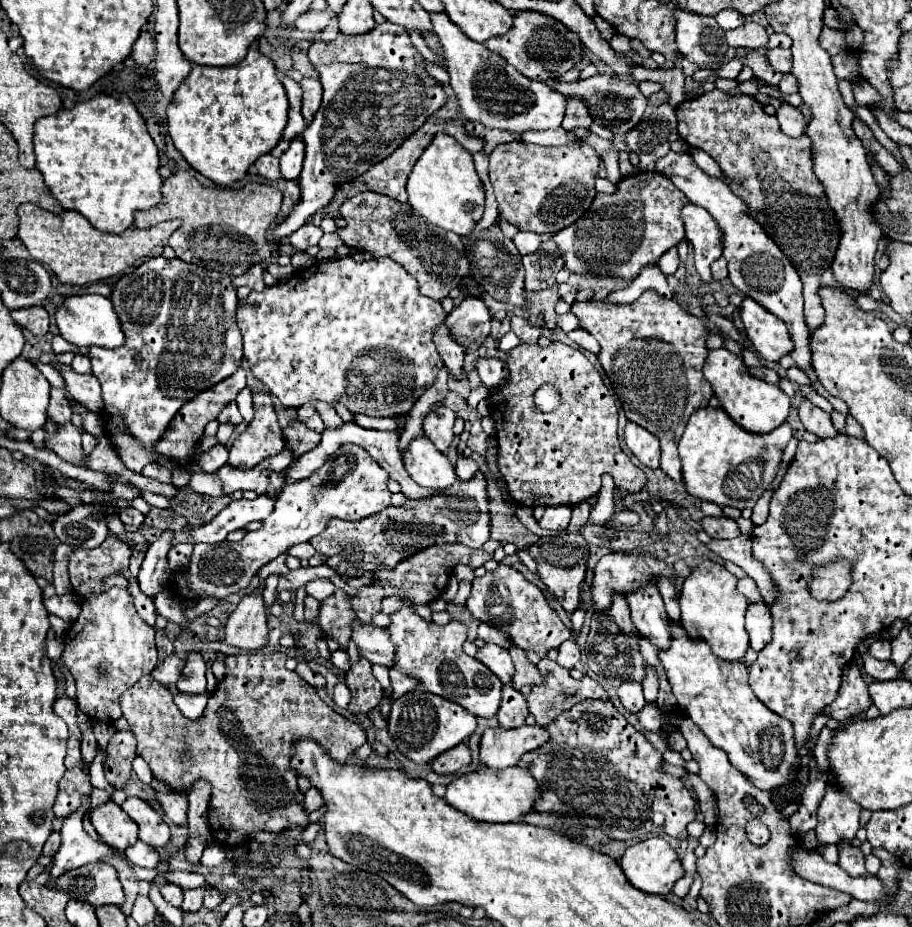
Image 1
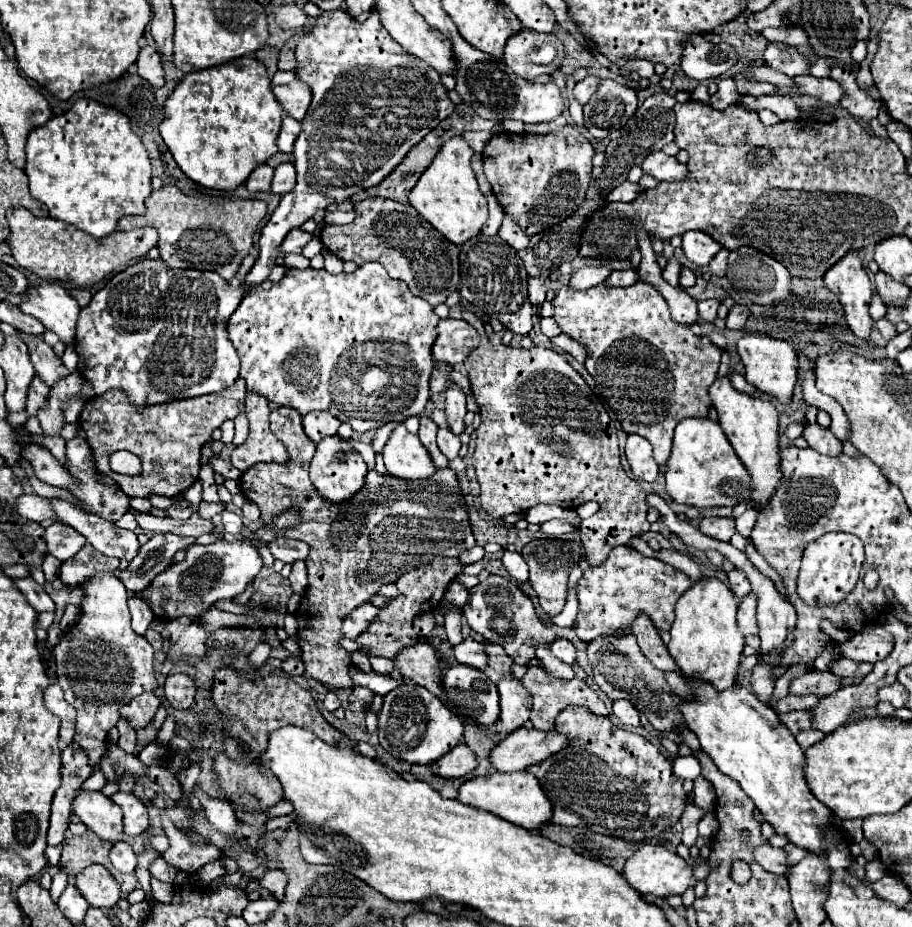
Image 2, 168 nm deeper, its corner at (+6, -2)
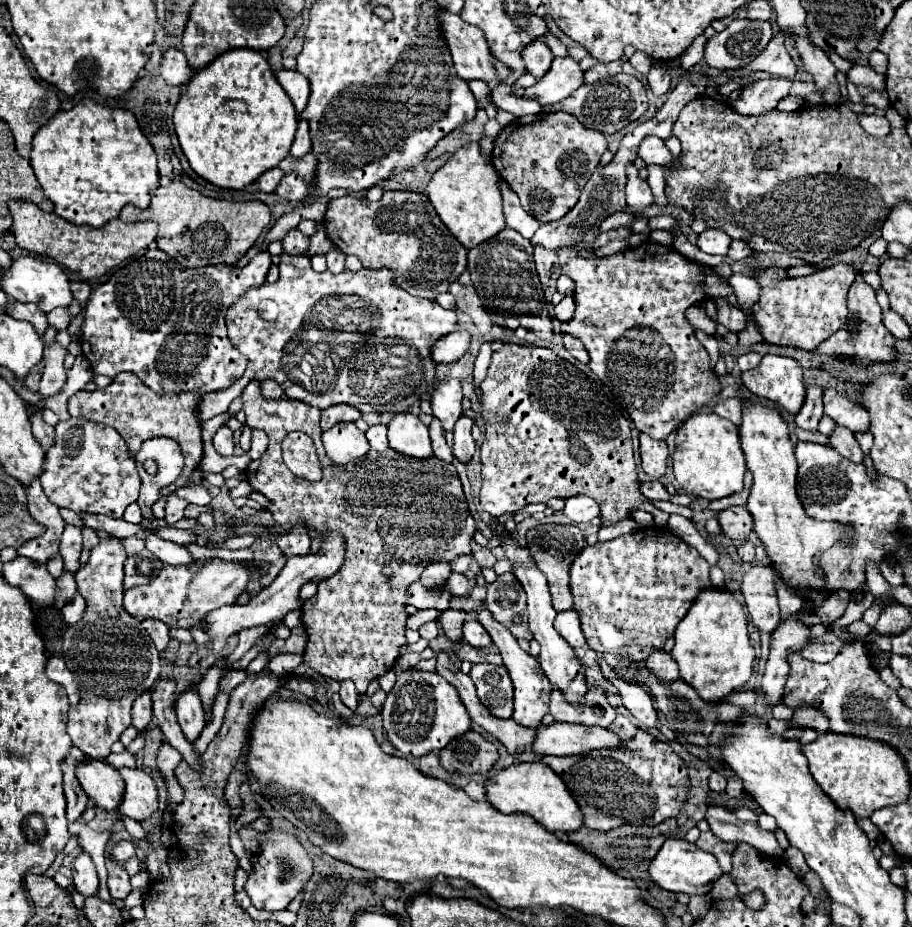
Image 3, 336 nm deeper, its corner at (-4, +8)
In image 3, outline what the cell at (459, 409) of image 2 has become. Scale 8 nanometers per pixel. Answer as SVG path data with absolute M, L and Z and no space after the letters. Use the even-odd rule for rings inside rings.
M460 415L454 427L454 457L460 459L462 463L468 463L470 457L474 455L476 441L472 439L472 425L474 421L466 415Z

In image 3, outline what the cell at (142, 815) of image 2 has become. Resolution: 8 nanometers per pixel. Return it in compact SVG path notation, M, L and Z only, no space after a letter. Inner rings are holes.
M120 769L120 775L126 783L120 813L136 821L150 819L158 809L158 791L152 777L138 769Z

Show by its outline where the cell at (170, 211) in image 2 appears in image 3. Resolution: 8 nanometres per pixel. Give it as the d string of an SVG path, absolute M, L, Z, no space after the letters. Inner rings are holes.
M172 181L166 187L158 187L152 195L152 203L148 209L138 209L134 205L126 205L120 213L120 219L126 223L136 223L136 221L154 221L160 225L158 229L158 249L174 257L182 267L204 267L204 265L216 265L216 263L226 263L226 265L236 265L246 251L256 243L264 227L270 223L270 207L262 201L224 201L224 199L212 199L196 189L186 187L182 181Z

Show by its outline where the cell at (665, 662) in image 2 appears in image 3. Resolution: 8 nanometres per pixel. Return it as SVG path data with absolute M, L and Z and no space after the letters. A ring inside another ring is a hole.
M654 649L648 657L648 667L664 681L678 679L678 663L672 659L672 655L664 649Z

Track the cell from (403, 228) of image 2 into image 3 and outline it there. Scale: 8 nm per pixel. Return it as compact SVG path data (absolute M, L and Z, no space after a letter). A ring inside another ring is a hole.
M384 191L378 203L362 203L348 195L332 199L324 215L324 227L328 239L342 253L356 255L370 269L392 269L396 283L416 297L436 299L466 269L466 247L440 221L424 193Z

